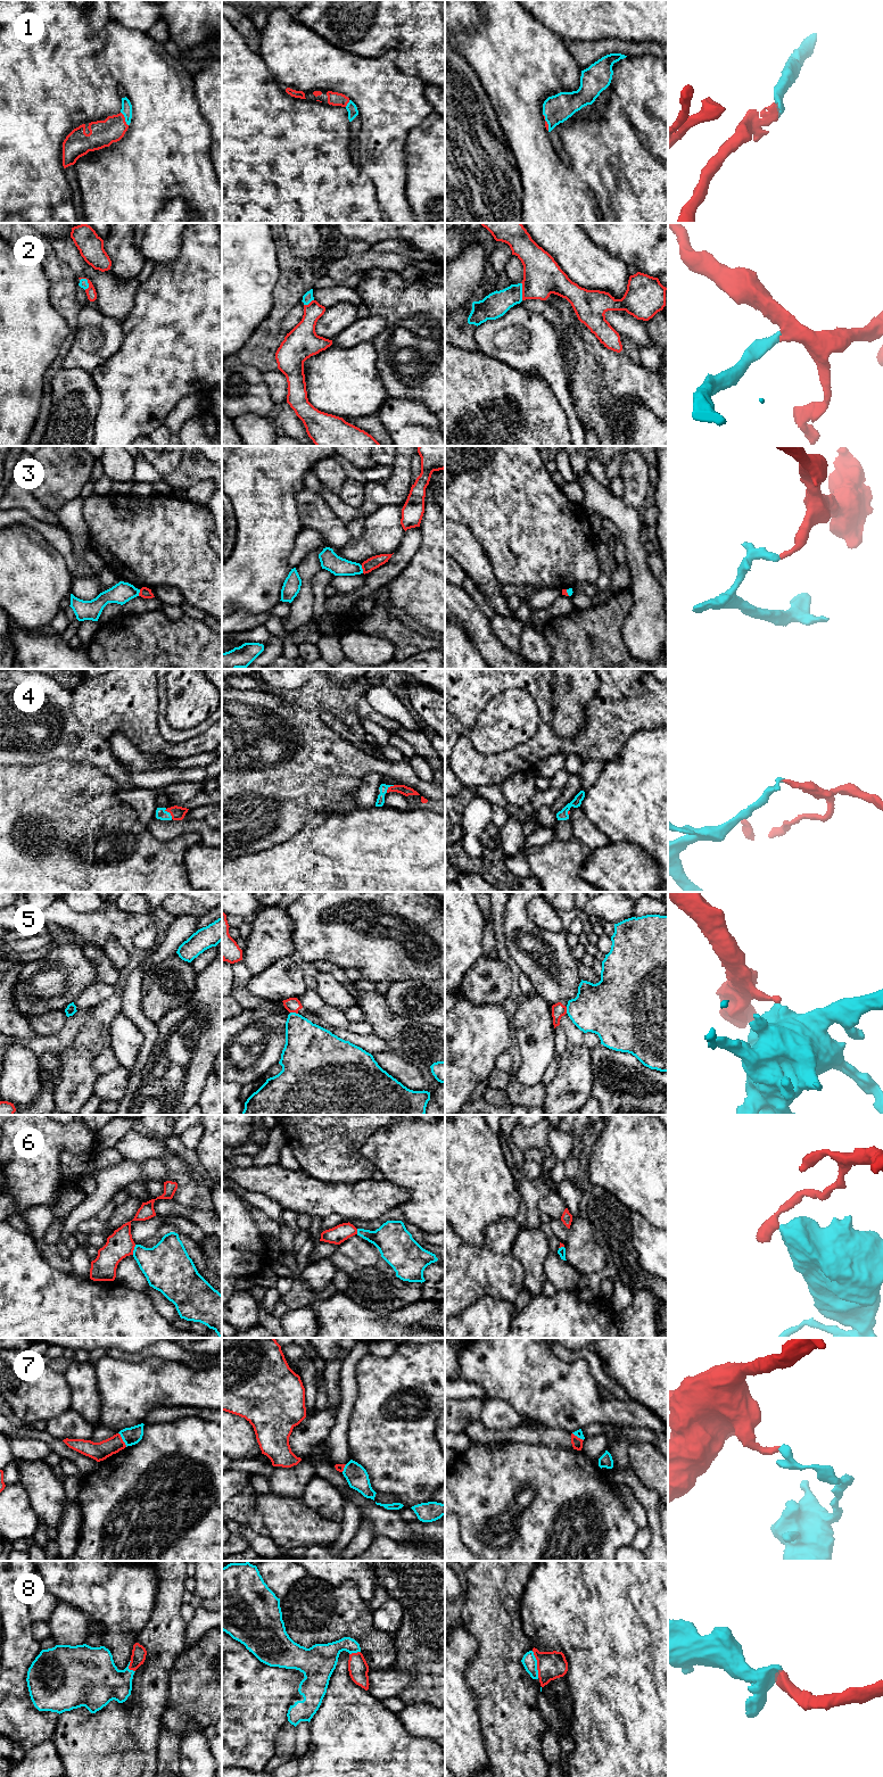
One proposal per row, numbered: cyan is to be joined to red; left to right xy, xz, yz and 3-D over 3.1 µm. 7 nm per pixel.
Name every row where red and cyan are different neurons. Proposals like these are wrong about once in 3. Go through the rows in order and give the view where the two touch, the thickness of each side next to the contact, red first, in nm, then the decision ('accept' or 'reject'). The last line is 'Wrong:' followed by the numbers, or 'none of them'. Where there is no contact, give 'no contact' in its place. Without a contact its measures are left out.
1: contact in xy; calibres 190 and 80 nm; accept
2: contact in xy; calibres 70 and 70 nm; accept
3: contact in xz; calibres 90 and 140 nm; reject
4: contact in xy; calibres 100 and 80 nm; accept
5: contact in xz; calibres 110 and 300 nm; reject
6: contact in xy; calibres 190 and 320 nm; reject
7: contact in xy; calibres 130 and 130 nm; reject
8: contact in yz; calibres 190 and 100 nm; accept
Wrong: 3, 5, 6, 7

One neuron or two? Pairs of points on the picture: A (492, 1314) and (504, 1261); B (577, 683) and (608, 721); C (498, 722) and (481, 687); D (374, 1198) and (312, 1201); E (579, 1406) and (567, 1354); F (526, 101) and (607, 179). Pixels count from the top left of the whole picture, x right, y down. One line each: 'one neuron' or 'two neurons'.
A: two neurons
B: two neurons
C: two neurons
D: one neuron
E: two neurons
F: two neurons

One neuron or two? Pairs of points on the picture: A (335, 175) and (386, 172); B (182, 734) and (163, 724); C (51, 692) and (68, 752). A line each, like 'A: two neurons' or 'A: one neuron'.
A: two neurons
B: one neuron
C: one neuron

